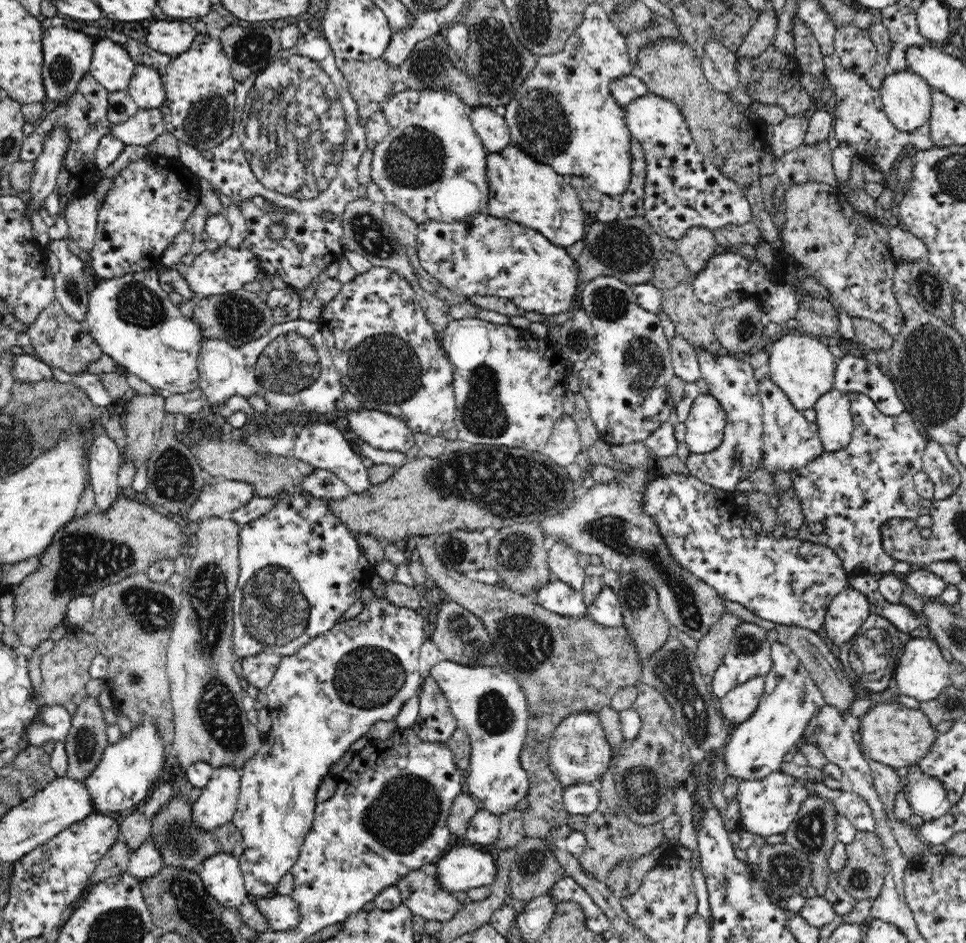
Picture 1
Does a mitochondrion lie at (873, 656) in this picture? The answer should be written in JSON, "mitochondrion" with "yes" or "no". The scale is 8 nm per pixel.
{"mitochondrion":"yes"}

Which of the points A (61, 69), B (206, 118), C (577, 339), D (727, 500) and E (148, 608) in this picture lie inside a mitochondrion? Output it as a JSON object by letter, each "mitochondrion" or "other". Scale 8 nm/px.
{"A":"mitochondrion","B":"mitochondrion","C":"mitochondrion","D":"other","E":"mitochondrion"}

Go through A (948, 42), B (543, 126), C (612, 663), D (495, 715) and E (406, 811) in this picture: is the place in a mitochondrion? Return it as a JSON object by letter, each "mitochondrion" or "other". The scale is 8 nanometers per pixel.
{"A":"other","B":"mitochondrion","C":"other","D":"mitochondrion","E":"mitochondrion"}

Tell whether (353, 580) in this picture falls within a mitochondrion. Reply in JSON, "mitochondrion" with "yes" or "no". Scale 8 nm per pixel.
{"mitochondrion":"no"}

